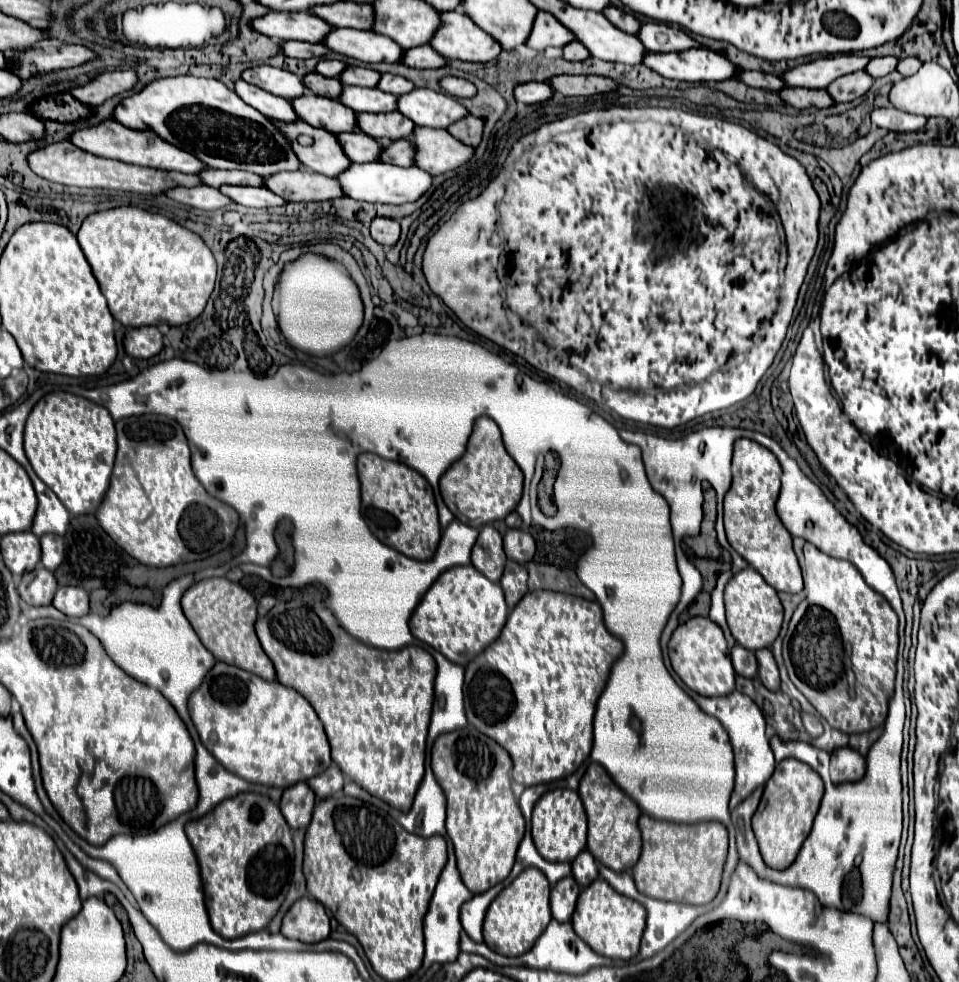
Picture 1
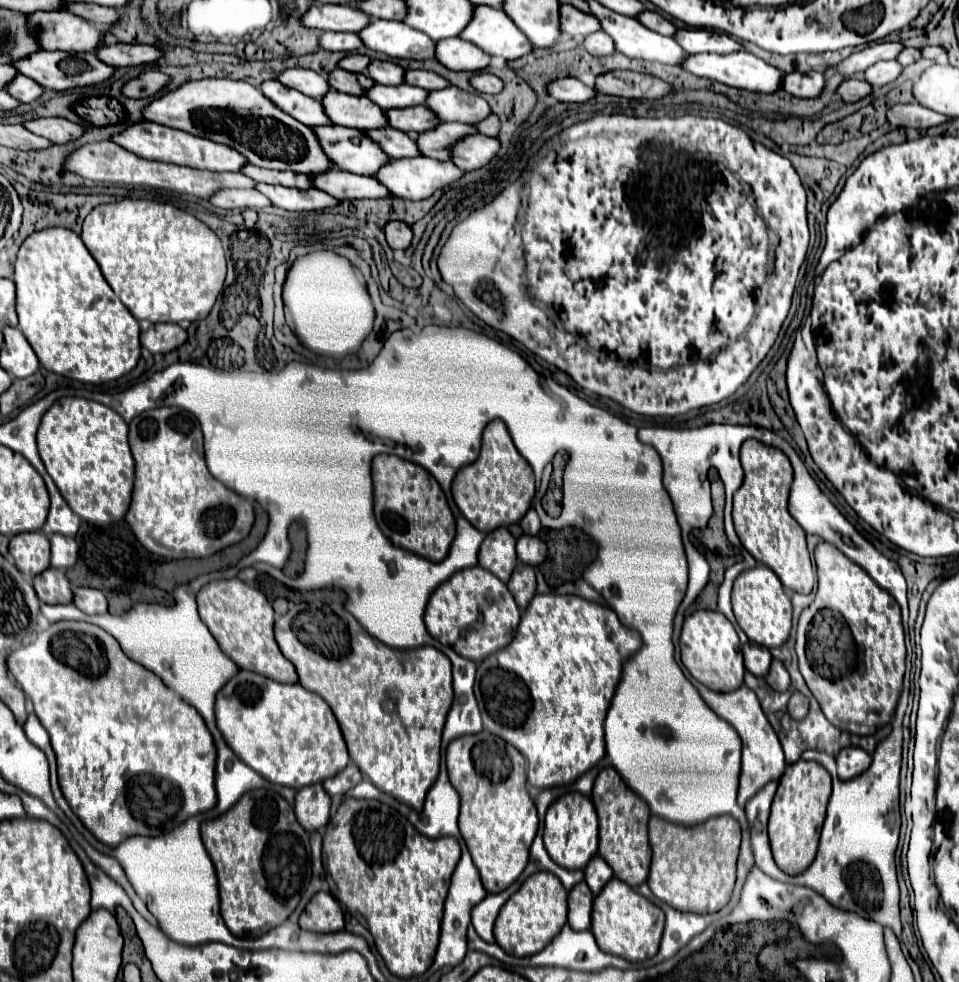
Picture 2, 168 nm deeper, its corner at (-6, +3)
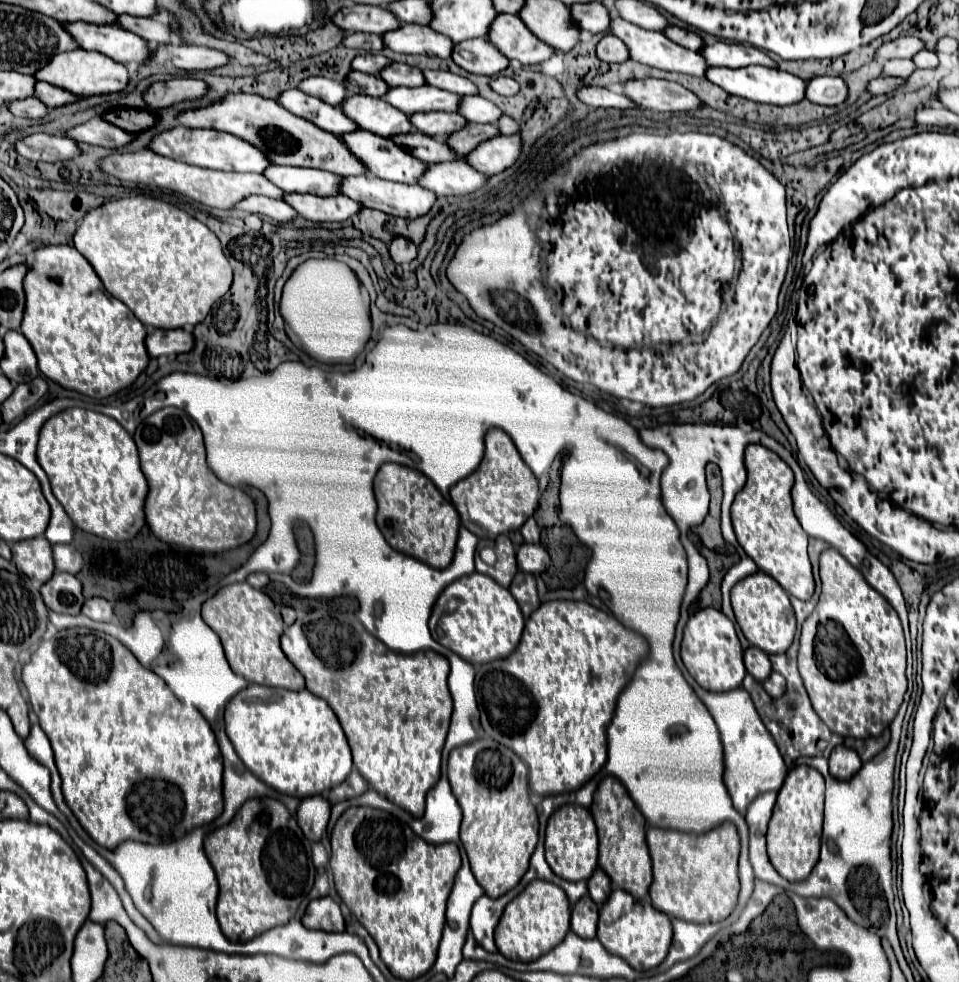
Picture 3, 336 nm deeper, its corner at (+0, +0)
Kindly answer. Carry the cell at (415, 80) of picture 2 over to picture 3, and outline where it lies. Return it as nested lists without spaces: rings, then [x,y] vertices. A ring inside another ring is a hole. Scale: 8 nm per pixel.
[[[423,71],[423,73],[425,73],[427,83],[433,85],[433,87],[453,91],[453,93],[459,93],[459,95],[477,95],[479,93],[475,83],[471,83],[467,77],[447,73],[447,71]]]

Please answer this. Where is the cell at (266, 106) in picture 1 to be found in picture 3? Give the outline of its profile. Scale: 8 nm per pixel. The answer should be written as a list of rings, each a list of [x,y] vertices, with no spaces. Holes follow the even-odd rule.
[[[289,89],[279,97],[279,103],[291,111],[293,115],[299,115],[311,123],[315,123],[317,127],[333,133],[333,135],[345,135],[351,131],[357,131],[359,127],[355,127],[353,119],[347,119],[347,115],[343,115],[341,107],[333,107],[329,103],[323,103],[321,99],[307,95],[299,89]]]

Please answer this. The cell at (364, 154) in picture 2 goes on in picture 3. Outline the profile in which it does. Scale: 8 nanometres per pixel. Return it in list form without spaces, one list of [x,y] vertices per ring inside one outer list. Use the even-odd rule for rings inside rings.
[[[357,129],[341,137],[347,147],[363,159],[371,175],[377,175],[387,181],[417,185],[423,171],[427,171],[425,161],[413,157],[405,147],[397,145],[391,139],[383,139],[371,131]]]

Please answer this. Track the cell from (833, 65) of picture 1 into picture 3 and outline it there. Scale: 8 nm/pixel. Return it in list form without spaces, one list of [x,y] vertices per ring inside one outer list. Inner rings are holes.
[[[899,37],[895,41],[889,41],[889,43],[881,45],[881,49],[877,51],[875,59],[877,61],[911,59],[913,55],[917,55],[923,49],[925,49],[925,43],[921,39],[917,39],[917,37]]]

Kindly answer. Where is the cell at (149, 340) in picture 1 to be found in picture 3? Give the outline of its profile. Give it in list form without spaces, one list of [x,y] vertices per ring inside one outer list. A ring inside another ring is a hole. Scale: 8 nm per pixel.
[[[151,329],[147,333],[145,345],[151,357],[161,357],[171,353],[189,353],[195,345],[195,339],[185,329]]]

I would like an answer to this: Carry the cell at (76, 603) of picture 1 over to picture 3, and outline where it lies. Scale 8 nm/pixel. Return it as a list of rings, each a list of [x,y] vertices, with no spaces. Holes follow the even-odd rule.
[[[93,597],[93,599],[87,599],[83,609],[81,609],[83,615],[91,617],[93,621],[113,621],[115,619],[115,613],[113,613],[113,605],[107,601],[107,599],[101,599],[101,597]]]

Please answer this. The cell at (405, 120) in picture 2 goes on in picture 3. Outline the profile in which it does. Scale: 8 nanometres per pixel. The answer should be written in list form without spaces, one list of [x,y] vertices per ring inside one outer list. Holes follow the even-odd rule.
[[[415,113],[411,115],[411,123],[415,129],[431,137],[447,139],[447,135],[459,131],[459,127],[465,127],[467,119],[459,117],[457,113]]]

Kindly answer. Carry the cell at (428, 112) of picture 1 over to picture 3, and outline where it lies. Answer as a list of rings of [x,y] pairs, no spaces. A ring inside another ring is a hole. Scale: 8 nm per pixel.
[[[479,95],[465,97],[465,99],[461,101],[459,113],[461,113],[467,121],[473,121],[473,123],[497,123],[497,121],[501,119],[501,115],[503,115],[503,111],[501,111],[495,103],[483,99],[483,97],[479,97]]]

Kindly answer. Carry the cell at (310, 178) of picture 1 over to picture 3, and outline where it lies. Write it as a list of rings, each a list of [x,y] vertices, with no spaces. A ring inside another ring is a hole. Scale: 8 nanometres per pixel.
[[[361,175],[361,177],[345,177],[341,183],[341,191],[343,195],[363,203],[365,207],[383,211],[387,215],[395,215],[395,217],[405,217],[405,219],[415,219],[419,215],[425,215],[431,211],[433,203],[437,201],[437,195],[433,191],[427,191],[419,185],[405,185],[405,183],[393,183],[393,181],[385,181],[379,179],[375,175]]]

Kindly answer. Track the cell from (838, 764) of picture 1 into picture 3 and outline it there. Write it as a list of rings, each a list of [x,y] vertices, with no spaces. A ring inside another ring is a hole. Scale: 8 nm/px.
[[[839,745],[839,747],[835,747],[835,751],[831,751],[829,771],[833,777],[851,779],[855,775],[855,771],[859,771],[859,767],[861,767],[861,759],[853,749]]]

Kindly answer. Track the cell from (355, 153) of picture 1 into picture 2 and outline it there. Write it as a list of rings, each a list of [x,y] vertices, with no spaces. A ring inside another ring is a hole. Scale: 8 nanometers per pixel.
[[[377,128],[373,132],[365,132],[375,144],[381,144],[381,150],[387,152],[391,158],[405,158],[405,156],[419,156],[417,144],[411,136],[405,132],[399,132],[395,128]]]

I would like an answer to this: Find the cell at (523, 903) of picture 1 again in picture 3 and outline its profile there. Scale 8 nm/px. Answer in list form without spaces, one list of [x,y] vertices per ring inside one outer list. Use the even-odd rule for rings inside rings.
[[[535,879],[531,881],[521,895],[517,895],[505,909],[497,929],[495,929],[495,943],[497,949],[513,961],[533,961],[541,955],[549,953],[557,947],[565,935],[571,931],[571,905],[563,889],[549,881]]]

